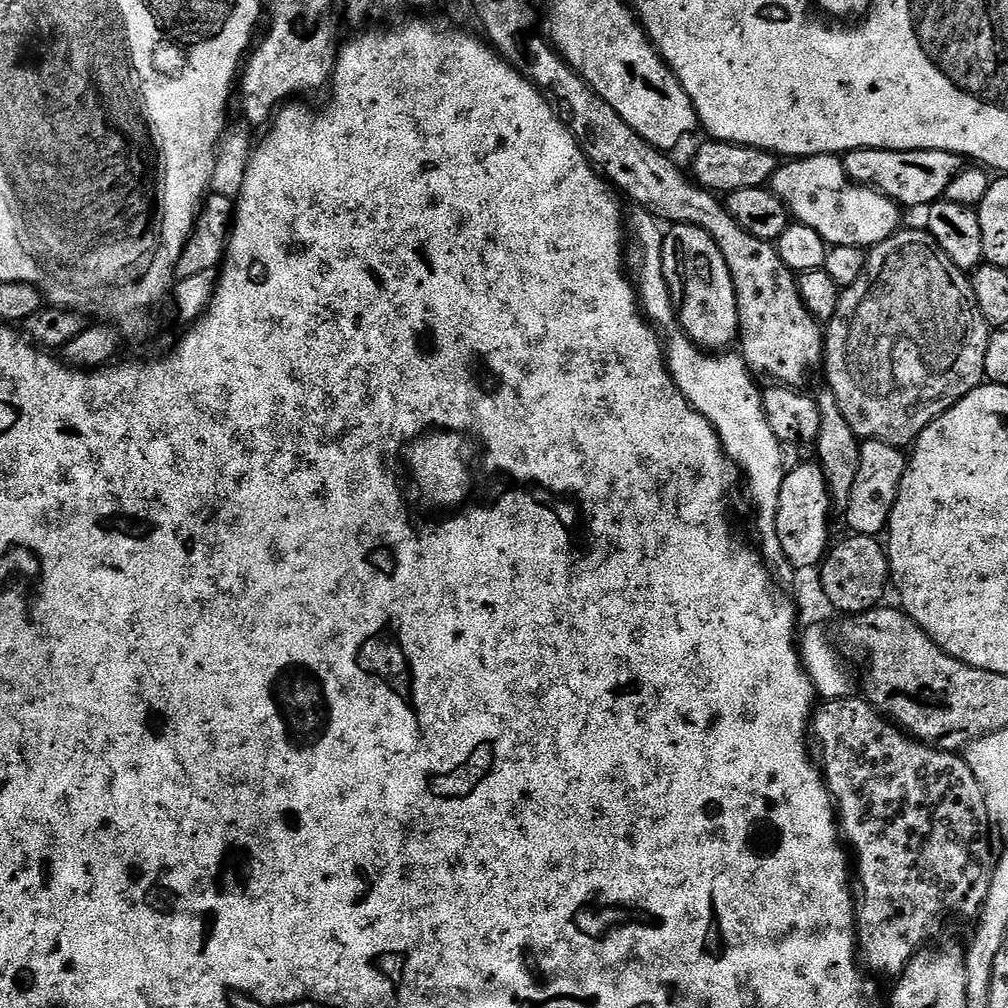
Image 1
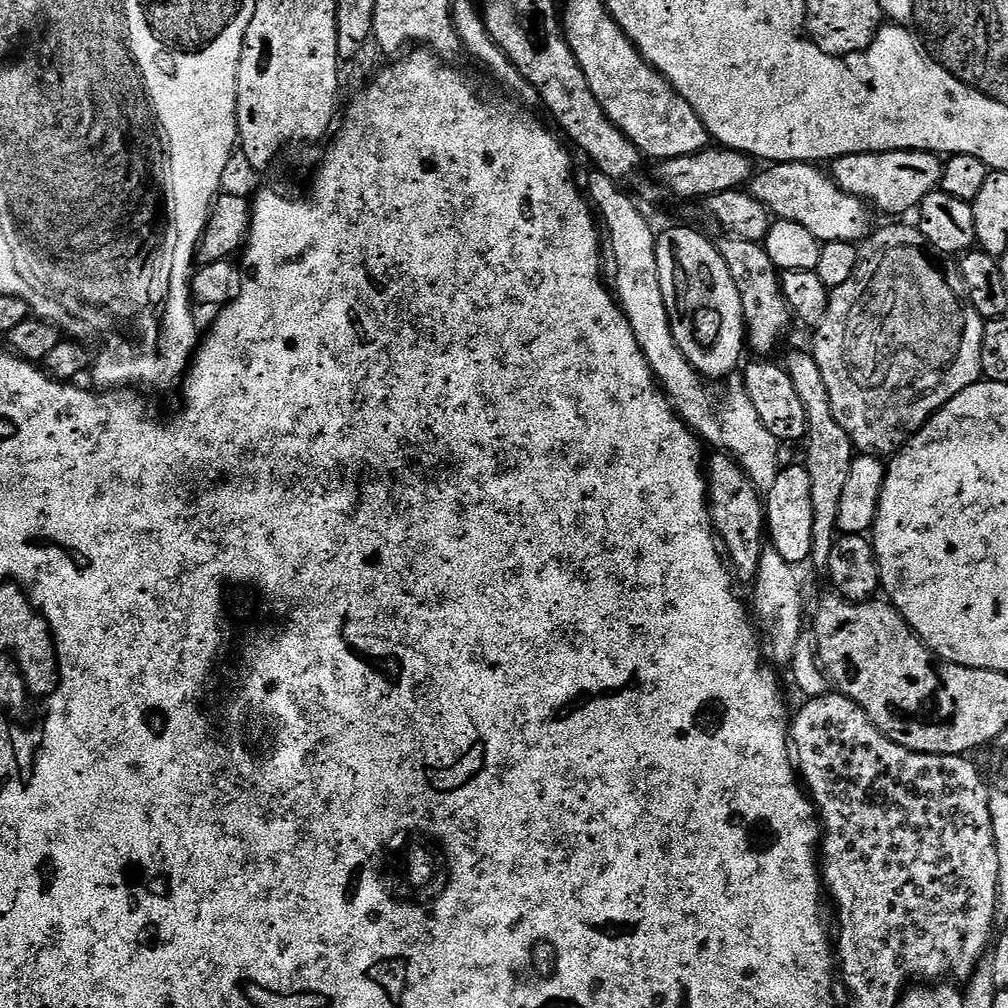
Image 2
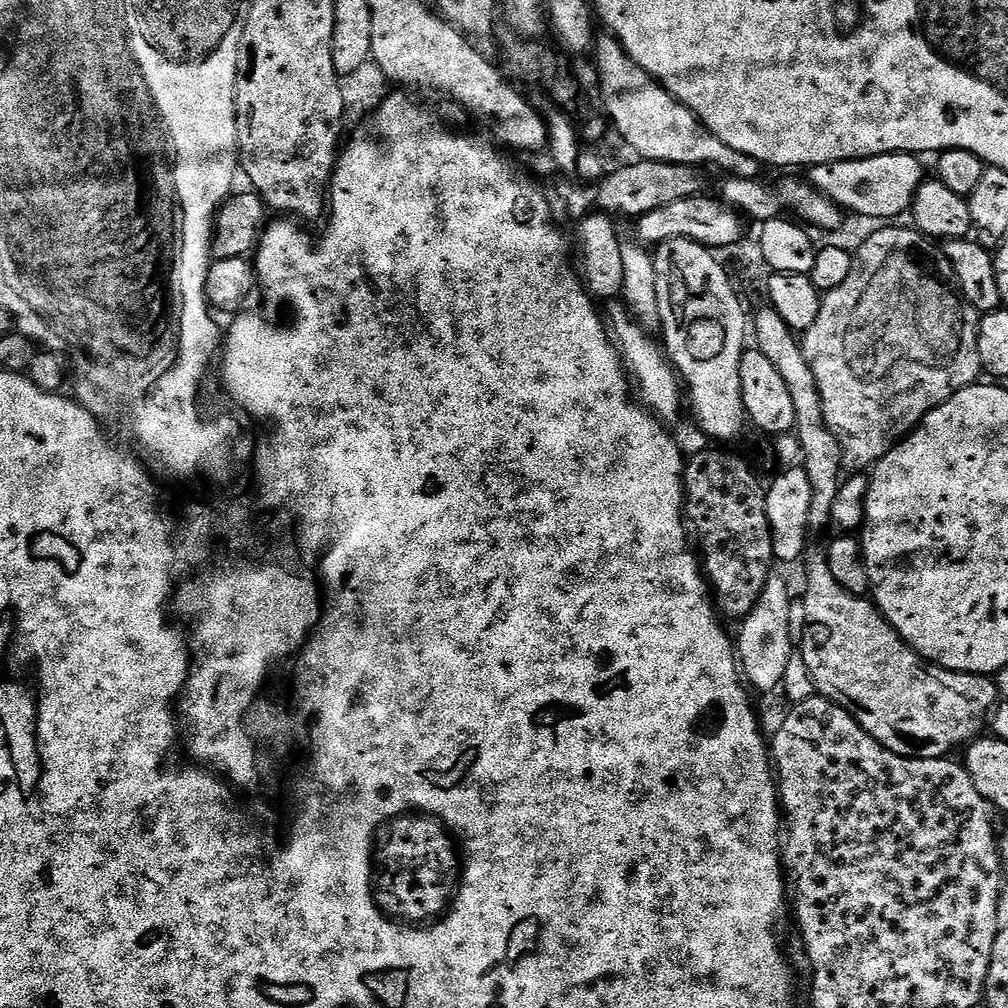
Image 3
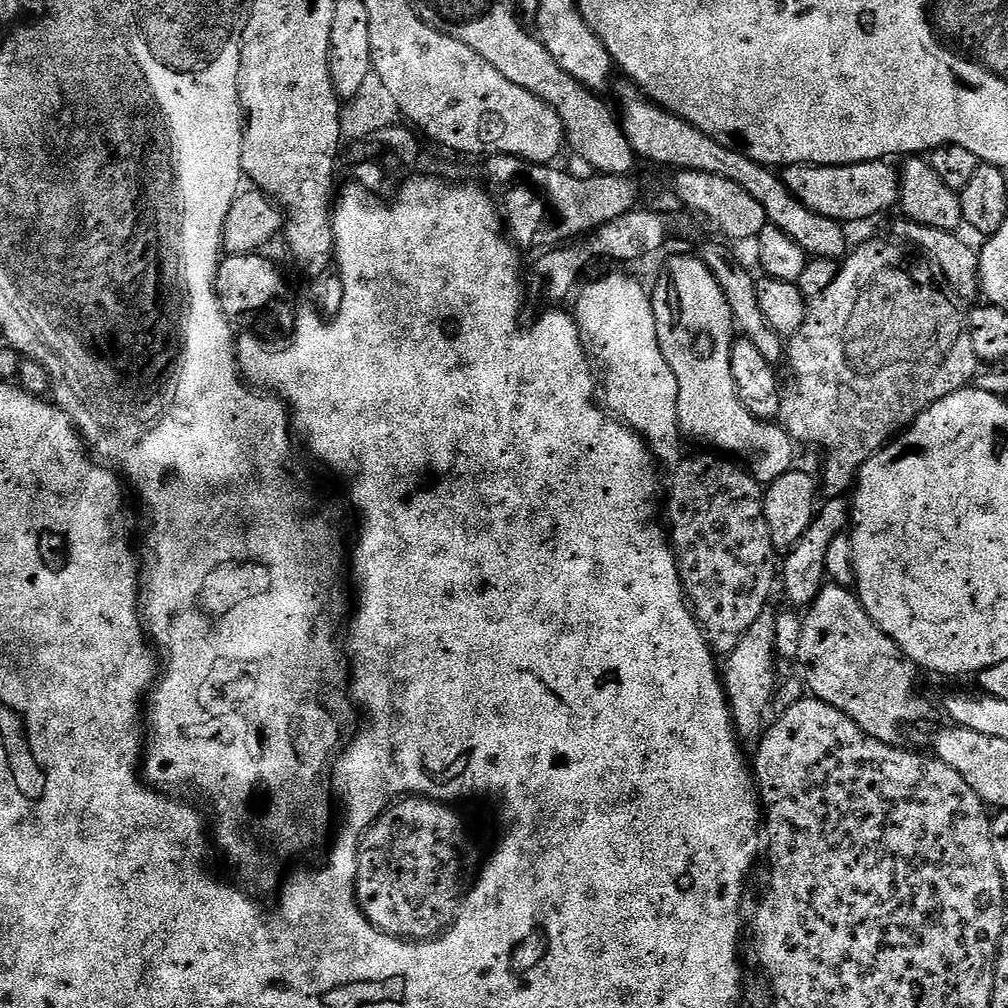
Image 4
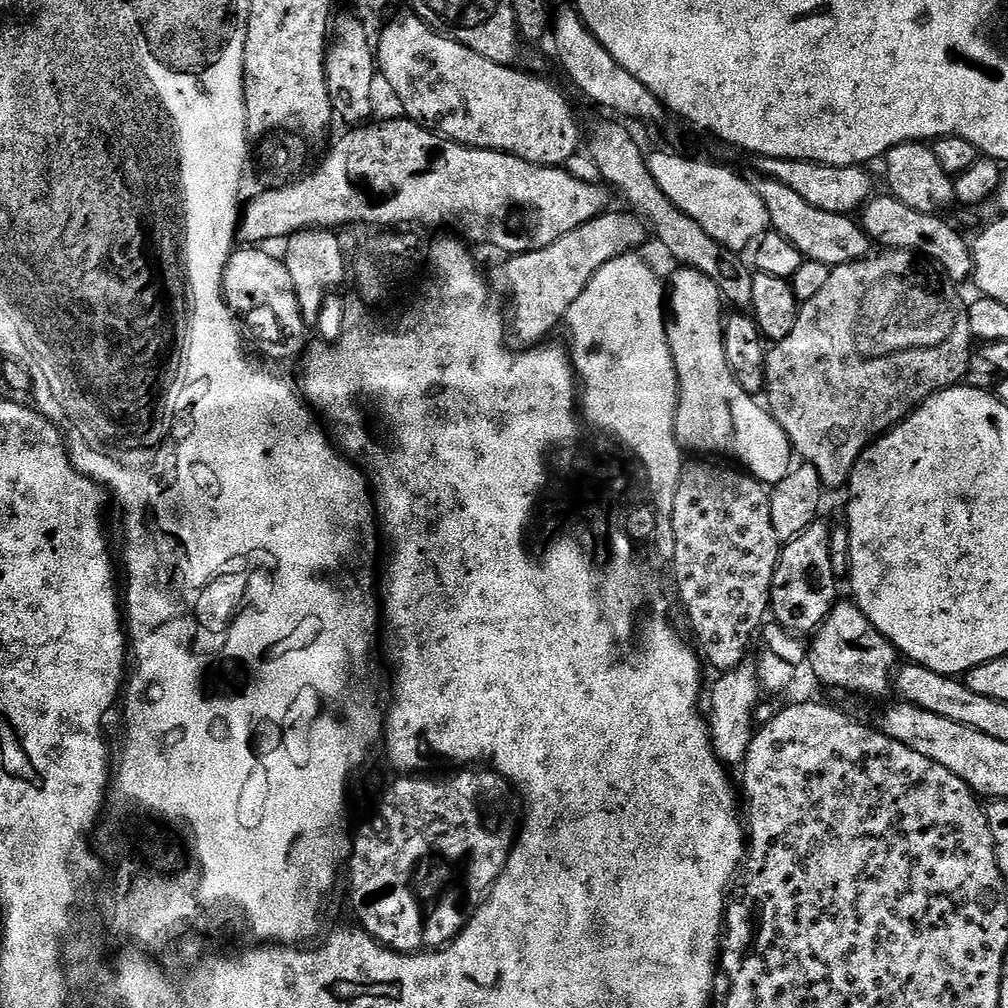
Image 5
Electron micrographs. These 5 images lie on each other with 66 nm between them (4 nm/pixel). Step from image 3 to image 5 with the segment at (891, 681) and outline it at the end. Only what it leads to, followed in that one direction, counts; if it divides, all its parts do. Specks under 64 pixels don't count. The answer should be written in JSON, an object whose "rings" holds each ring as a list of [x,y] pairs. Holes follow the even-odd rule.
{"rings":[[[836,603],[824,619],[823,626],[816,629],[812,642],[807,645],[807,667],[812,667],[813,674],[828,688],[841,688],[844,692],[857,692],[860,696],[884,696],[890,692],[890,677],[898,664],[896,647],[869,622],[856,603],[847,603]]]}

